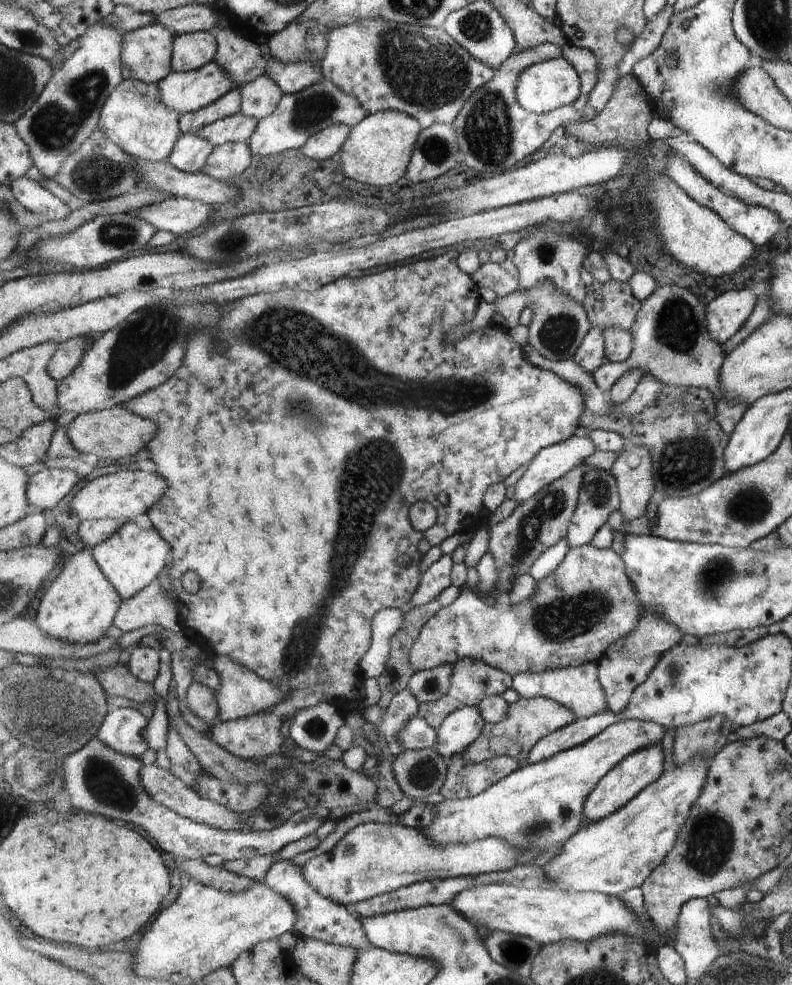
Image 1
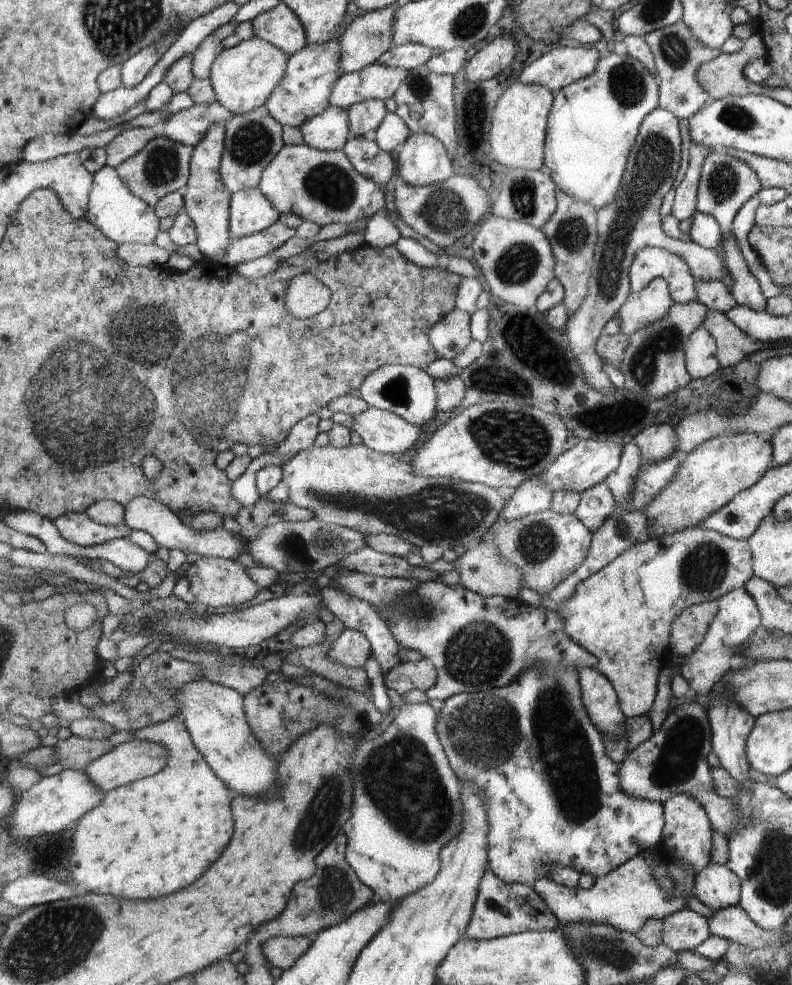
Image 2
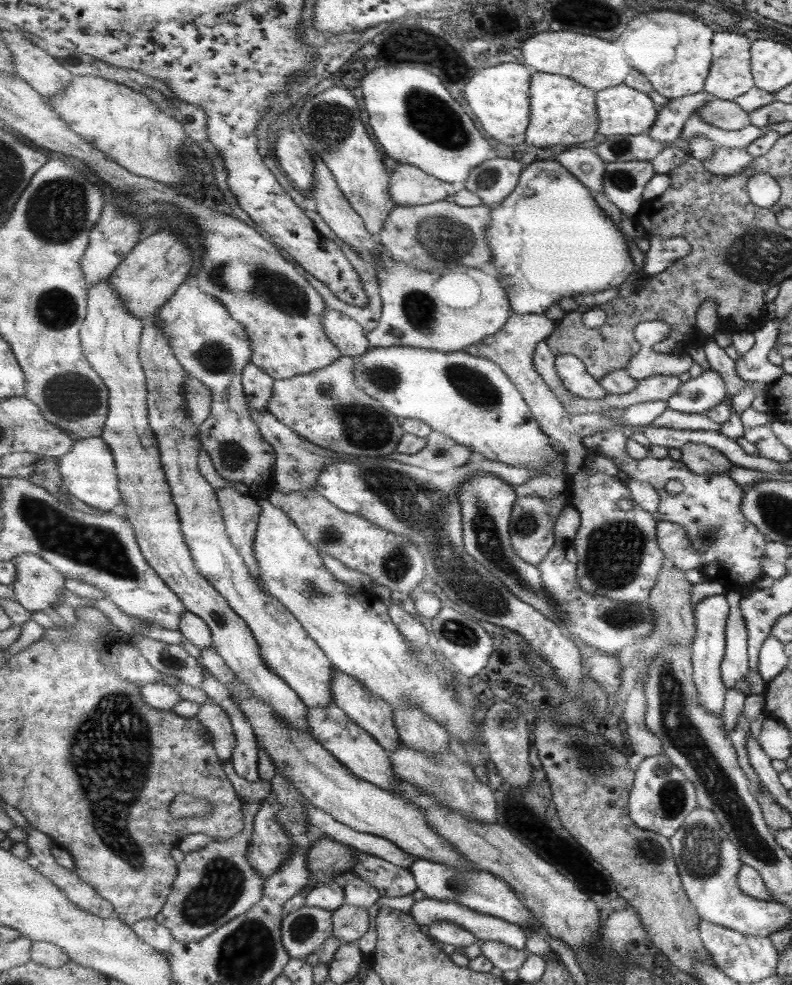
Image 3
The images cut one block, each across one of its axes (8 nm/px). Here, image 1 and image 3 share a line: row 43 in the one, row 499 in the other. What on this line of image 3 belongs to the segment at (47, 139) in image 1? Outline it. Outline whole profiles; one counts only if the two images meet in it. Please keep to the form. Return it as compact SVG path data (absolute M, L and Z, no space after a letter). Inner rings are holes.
M87 438L75 442L70 454L60 458L60 472L69 492L91 508L109 512L122 508L122 491L114 450L103 438Z

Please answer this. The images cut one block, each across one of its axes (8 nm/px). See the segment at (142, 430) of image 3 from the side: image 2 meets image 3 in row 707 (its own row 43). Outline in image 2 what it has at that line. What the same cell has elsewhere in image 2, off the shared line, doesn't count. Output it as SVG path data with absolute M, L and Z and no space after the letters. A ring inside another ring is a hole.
M280 1L279 6L260 14L252 21L257 37L285 50L290 57L303 50L310 41L302 20L285 1Z

